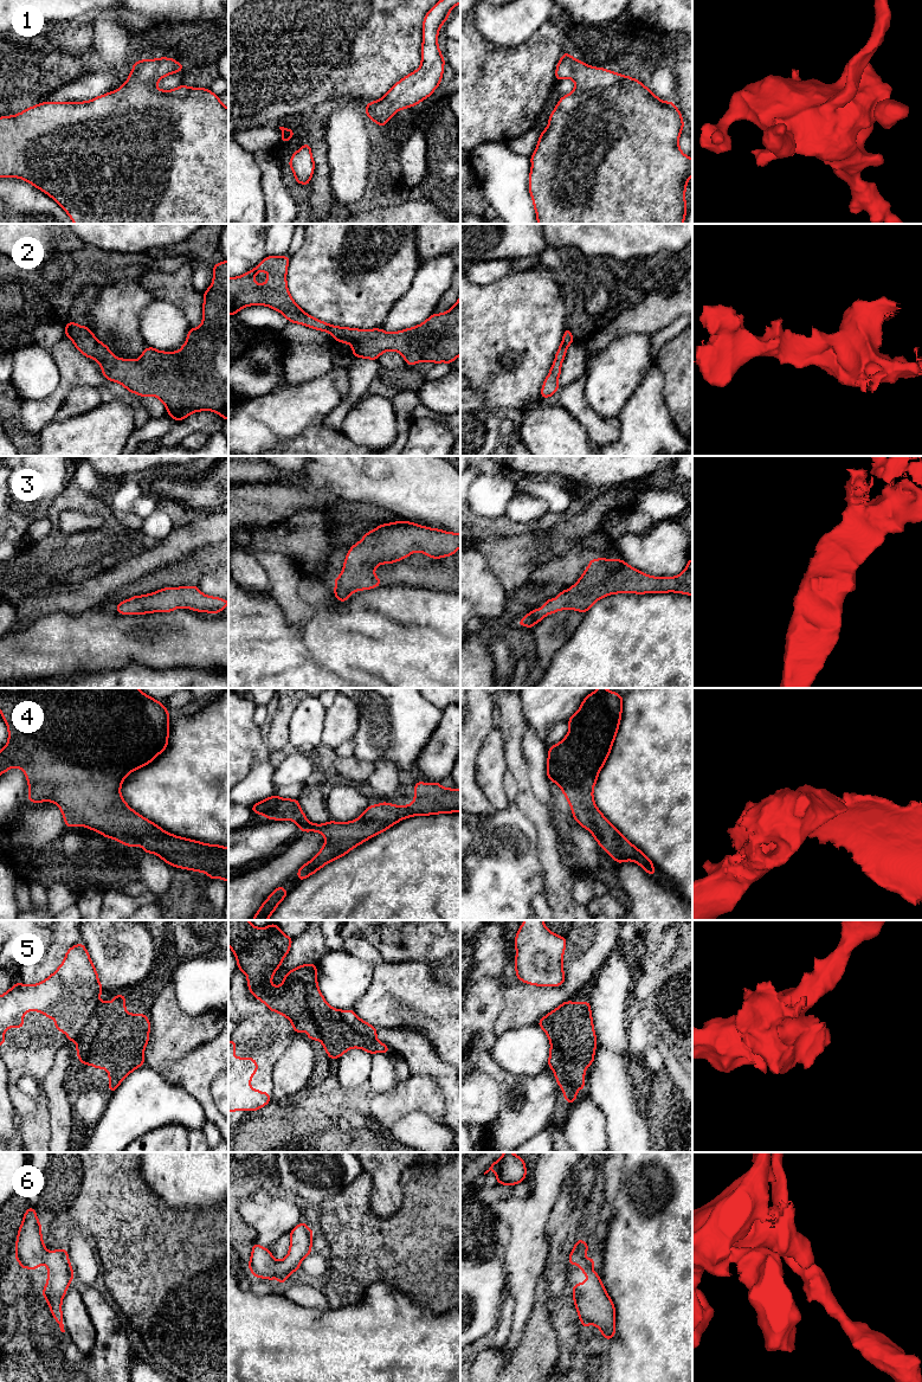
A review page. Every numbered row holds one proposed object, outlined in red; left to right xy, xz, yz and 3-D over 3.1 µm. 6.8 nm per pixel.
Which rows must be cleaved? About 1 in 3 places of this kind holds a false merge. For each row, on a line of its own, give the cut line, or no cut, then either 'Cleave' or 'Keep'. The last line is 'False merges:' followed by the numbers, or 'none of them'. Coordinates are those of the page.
1: No split. Keep
2: No split. Keep
3: No split. Keep
4: No split. Keep
5: No split. Keep
6: No split. Keep
False merges: none of them

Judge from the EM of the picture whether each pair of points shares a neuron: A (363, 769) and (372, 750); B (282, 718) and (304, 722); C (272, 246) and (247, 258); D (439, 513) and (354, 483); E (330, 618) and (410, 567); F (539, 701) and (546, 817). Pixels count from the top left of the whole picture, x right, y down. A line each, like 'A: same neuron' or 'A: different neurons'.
A: different neurons
B: different neurons
C: different neurons
D: same neuron
E: different neurons
F: different neurons

